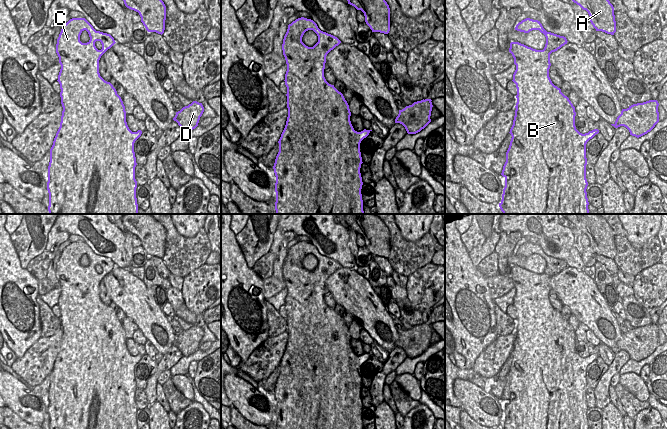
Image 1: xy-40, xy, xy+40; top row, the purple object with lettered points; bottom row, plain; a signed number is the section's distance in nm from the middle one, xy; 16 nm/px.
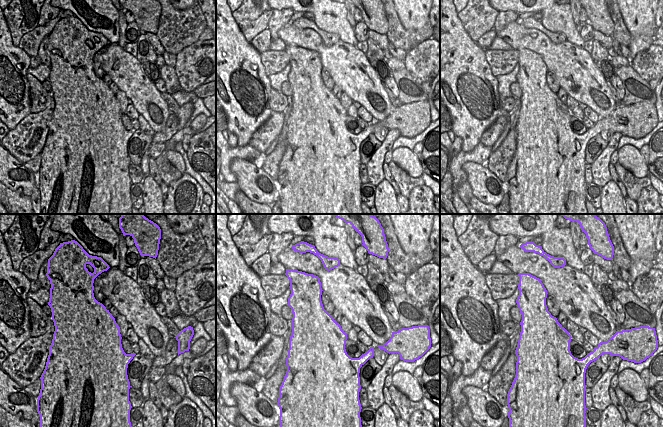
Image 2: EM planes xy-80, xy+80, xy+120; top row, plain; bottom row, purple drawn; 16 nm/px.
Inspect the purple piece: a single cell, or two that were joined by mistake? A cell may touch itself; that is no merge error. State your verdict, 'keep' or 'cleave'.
keep

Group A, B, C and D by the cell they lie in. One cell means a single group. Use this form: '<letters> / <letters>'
A B C D

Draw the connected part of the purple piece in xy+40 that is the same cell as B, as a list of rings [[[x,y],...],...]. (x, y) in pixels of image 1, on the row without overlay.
[[[526,242],[519,246],[515,254],[529,257],[539,254],[546,261],[543,274],[536,274],[519,266],[511,266],[509,276],[514,282],[516,294],[513,298],[513,306],[517,312],[517,327],[513,349],[510,353],[512,360],[509,372],[506,376],[506,386],[501,399],[505,402],[502,424],[499,429],[589,429],[587,422],[586,403],[586,368],[596,358],[598,353],[588,357],[580,357],[575,350],[575,331],[565,320],[561,313],[555,310],[550,301],[550,278],[567,268],[567,263],[551,256],[547,256],[540,245]]]

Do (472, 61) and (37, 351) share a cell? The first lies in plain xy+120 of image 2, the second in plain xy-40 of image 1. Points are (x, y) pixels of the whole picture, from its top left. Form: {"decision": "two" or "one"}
{"decision": "two"}

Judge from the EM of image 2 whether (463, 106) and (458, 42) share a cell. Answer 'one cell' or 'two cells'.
one cell

